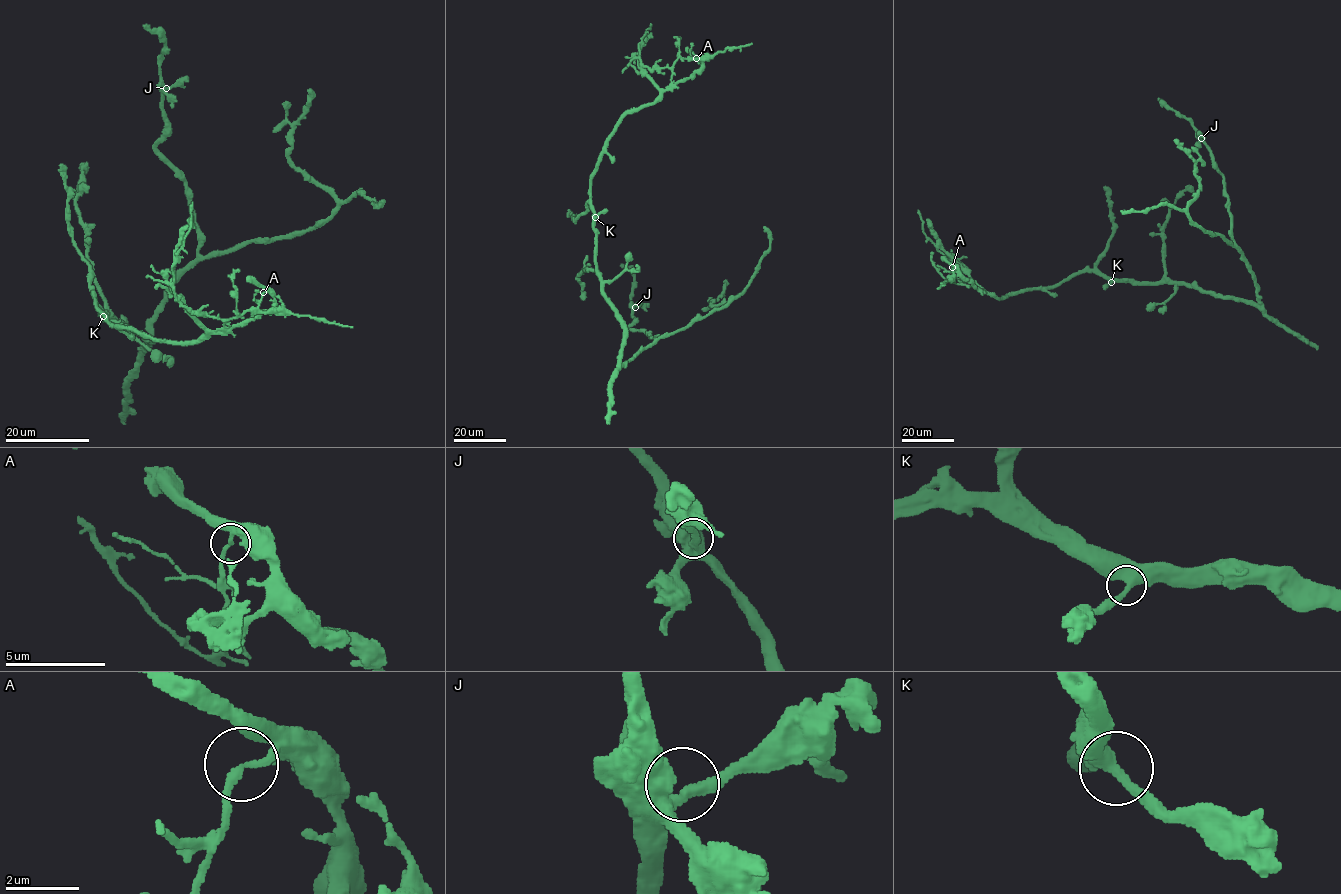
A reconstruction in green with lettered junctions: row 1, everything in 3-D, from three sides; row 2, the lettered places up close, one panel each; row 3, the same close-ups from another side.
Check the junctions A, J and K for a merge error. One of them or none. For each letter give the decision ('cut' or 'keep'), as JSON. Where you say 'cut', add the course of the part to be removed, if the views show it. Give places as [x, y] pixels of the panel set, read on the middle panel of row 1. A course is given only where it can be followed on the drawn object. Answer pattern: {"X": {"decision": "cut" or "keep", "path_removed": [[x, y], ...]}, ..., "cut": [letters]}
{"A": {"decision": "cut", "path_removed": [[696, 58], [679, 57], [671, 67], [649, 69], [642, 64], [638, 44], [651, 24]]}, "J": {"decision": "keep"}, "K": {"decision": "keep"}, "cut": ["A"]}

